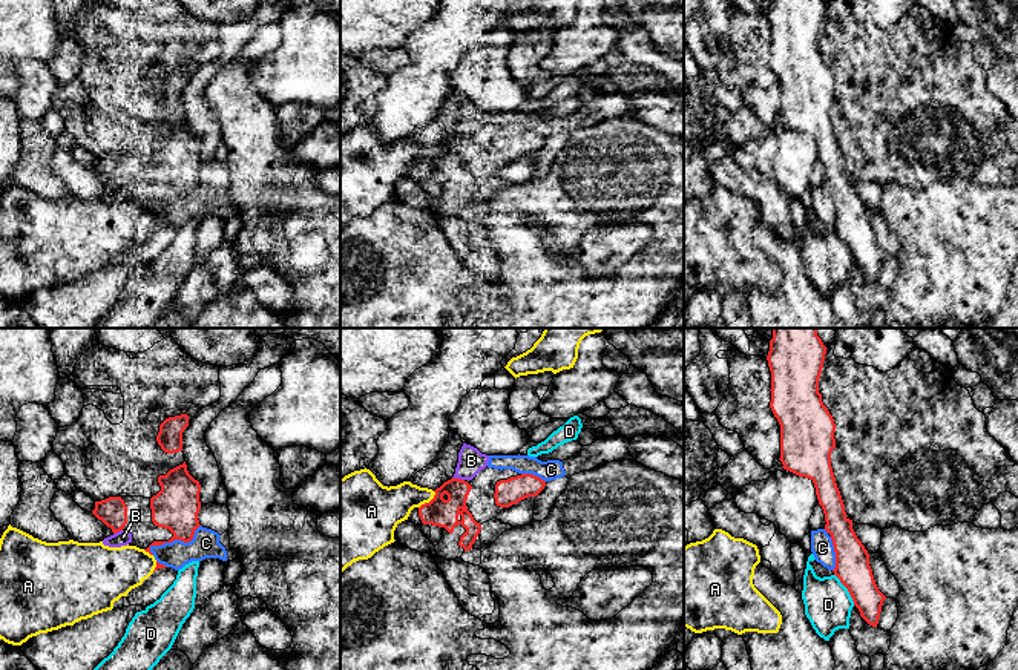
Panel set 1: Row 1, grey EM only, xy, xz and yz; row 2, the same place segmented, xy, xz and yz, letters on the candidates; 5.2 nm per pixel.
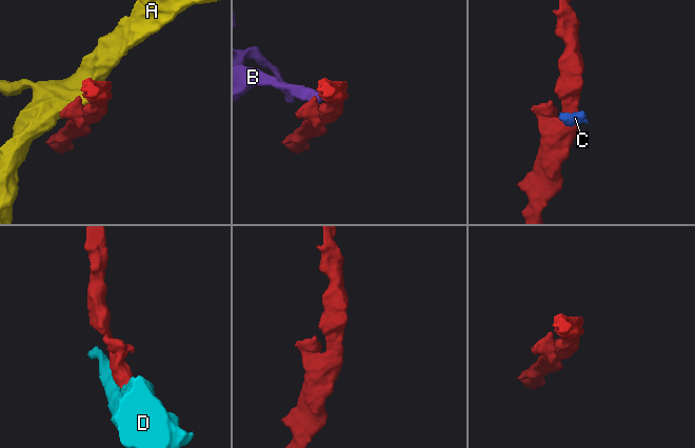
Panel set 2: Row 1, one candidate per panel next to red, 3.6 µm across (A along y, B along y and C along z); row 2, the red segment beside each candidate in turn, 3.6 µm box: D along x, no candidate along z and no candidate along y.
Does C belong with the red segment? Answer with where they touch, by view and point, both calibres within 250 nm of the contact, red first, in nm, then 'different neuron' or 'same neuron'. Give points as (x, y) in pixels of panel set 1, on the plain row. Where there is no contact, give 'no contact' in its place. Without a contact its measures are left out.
contact xy (177, 195); calibres 240 and 140 nm; different neuron

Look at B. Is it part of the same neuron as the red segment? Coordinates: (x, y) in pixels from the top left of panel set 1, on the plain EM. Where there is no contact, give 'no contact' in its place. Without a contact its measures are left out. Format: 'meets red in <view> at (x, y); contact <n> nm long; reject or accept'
meets red in xz at (459, 135); contact 70 nm long; reject

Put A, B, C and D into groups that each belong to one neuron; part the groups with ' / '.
A / B C / D

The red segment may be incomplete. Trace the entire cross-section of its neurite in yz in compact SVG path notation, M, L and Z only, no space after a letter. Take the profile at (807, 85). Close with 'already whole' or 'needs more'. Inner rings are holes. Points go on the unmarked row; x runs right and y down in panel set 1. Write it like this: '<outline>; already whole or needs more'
M770 0L770 64L780 81L782 124L814 140L831 192L834 232L848 245L860 273L877 284L886 253L878 247L869 210L846 173L831 123L836 80L819 49L825 18L823 0Z; already whole

